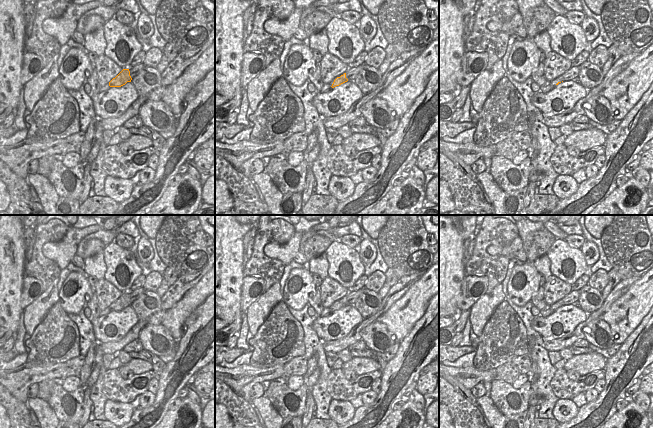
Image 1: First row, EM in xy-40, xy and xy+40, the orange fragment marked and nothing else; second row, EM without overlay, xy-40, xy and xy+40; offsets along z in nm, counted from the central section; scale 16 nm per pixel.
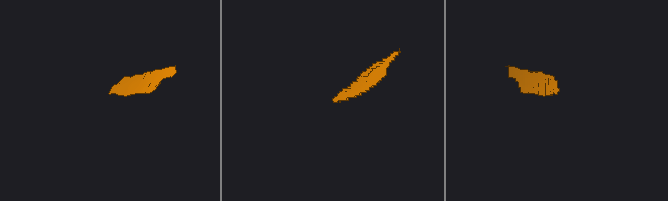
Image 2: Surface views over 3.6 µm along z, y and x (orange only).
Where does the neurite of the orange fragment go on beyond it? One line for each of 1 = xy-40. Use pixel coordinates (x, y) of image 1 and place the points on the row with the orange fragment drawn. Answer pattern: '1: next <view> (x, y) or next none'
1: next none

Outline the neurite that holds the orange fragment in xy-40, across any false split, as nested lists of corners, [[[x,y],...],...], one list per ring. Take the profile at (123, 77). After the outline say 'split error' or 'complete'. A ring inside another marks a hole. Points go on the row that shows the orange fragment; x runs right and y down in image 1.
[[[123,69],[115,78],[109,82],[110,87],[121,87],[127,82],[131,82],[132,78],[130,76],[129,69]]]; complete

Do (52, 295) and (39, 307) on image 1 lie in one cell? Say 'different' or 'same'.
same

